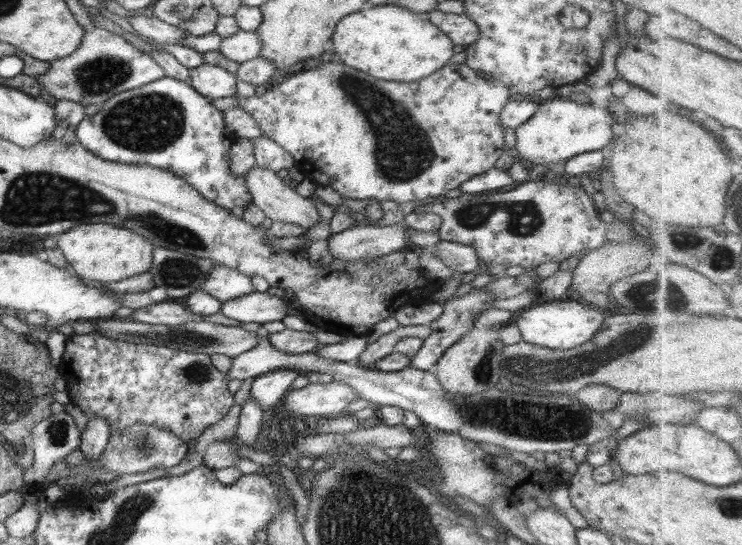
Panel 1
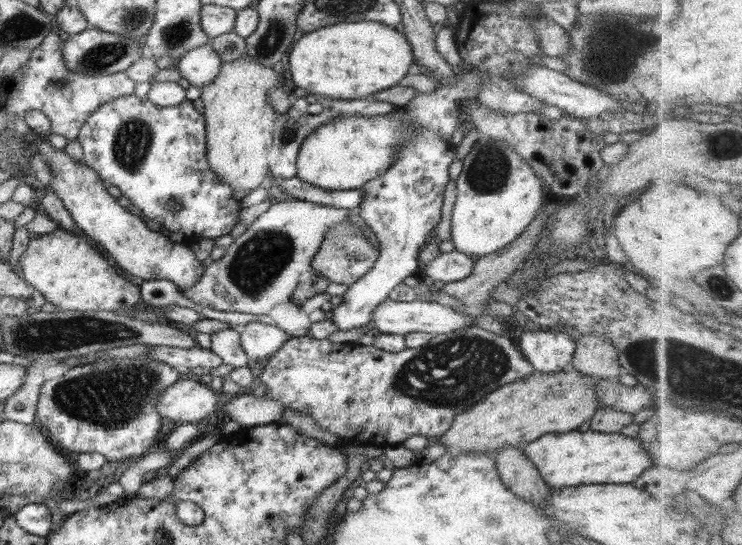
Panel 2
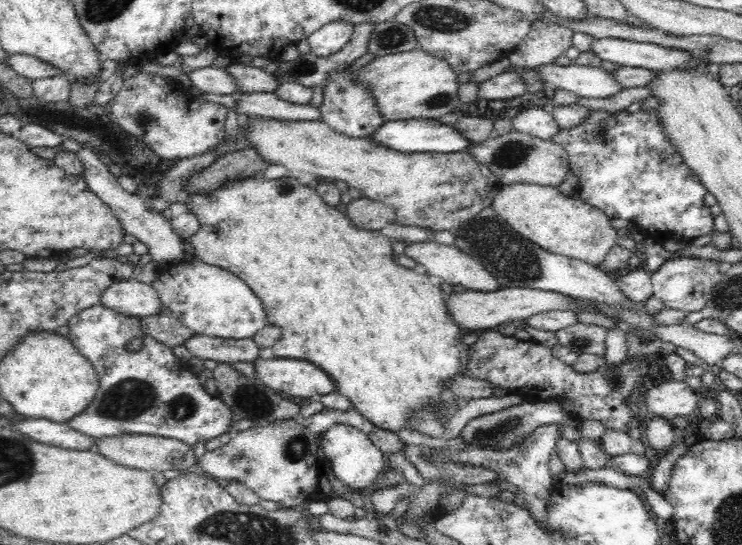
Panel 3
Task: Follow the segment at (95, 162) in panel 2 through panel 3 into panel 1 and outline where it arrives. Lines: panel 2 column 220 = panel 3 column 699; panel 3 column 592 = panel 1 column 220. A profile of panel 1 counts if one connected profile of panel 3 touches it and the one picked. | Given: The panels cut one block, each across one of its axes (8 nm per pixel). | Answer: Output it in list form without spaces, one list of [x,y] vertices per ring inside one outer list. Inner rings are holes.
[[[164,76],[156,82],[121,92],[103,103],[98,113],[84,117],[76,125],[76,136],[86,150],[104,160],[120,164],[147,164],[171,172],[193,186],[206,201],[218,204],[222,209],[230,212],[233,208],[245,210],[252,204],[246,177],[234,176],[230,171],[229,150],[236,135],[227,129],[223,112],[187,82]]]

